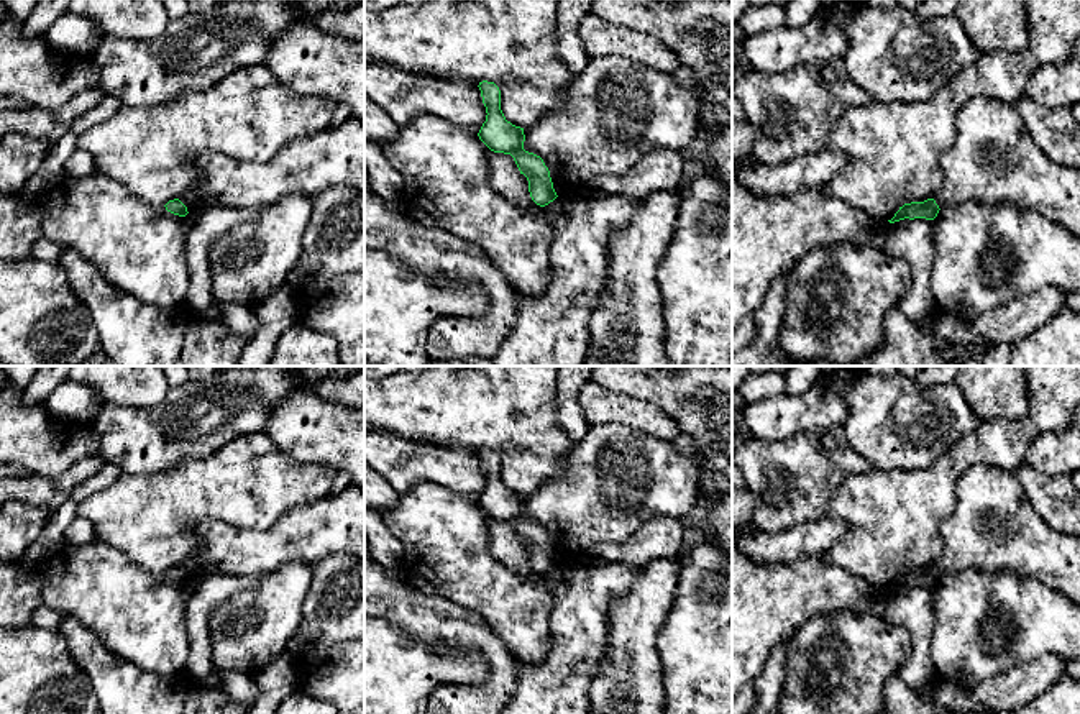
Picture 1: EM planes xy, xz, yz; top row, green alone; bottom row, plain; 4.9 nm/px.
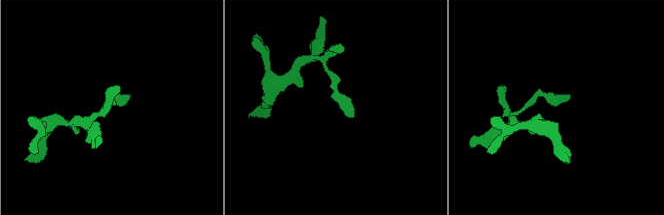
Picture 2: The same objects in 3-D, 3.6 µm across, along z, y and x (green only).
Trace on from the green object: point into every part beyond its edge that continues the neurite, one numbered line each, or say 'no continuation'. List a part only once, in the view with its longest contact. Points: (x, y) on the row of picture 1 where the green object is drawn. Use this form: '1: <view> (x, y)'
no continuation

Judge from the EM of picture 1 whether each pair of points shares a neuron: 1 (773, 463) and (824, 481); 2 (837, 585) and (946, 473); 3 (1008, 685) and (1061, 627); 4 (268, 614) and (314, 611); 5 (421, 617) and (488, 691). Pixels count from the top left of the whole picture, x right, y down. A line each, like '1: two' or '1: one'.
1: one
2: two
3: two
4: two
5: one

